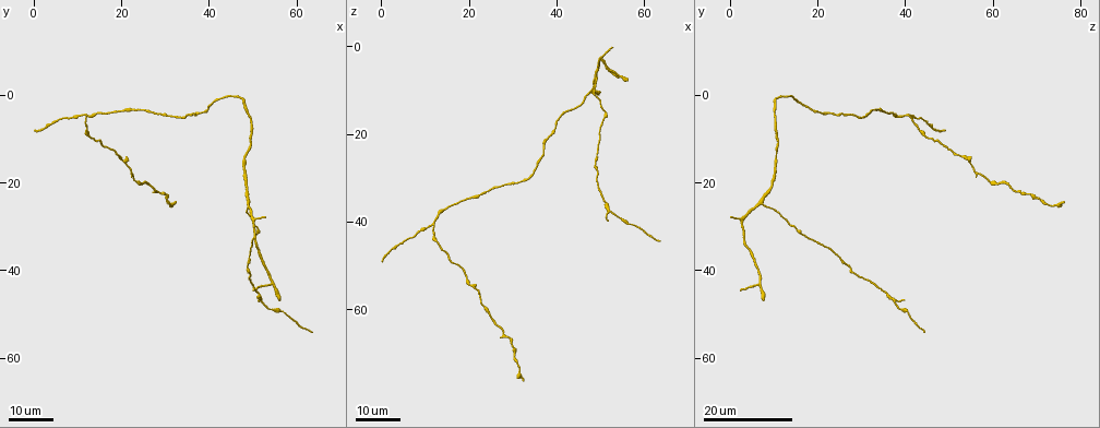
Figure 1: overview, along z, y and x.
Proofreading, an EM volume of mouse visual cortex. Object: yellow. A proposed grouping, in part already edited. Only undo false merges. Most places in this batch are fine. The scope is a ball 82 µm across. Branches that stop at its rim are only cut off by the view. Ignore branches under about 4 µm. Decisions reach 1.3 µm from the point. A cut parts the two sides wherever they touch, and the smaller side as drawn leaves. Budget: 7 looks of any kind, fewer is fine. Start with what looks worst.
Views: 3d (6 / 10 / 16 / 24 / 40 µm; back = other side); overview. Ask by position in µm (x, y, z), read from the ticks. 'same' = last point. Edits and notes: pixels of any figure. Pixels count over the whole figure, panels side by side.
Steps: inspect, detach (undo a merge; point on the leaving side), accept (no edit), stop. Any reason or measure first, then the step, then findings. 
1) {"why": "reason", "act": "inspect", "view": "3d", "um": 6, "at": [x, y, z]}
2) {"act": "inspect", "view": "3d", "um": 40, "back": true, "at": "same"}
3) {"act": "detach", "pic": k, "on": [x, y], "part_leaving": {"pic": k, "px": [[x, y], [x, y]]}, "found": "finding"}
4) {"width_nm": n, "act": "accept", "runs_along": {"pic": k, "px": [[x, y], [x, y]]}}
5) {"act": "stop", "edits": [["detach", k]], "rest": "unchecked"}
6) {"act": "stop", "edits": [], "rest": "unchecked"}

{"act": "inspect", "view": "3d", "um": 24, "at": [49.0, 25.0, 7.0]}

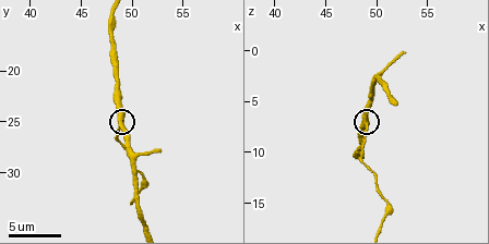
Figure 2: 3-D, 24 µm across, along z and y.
{"act": "inspect", "view": "3d", "um": 6, "at": "same"}

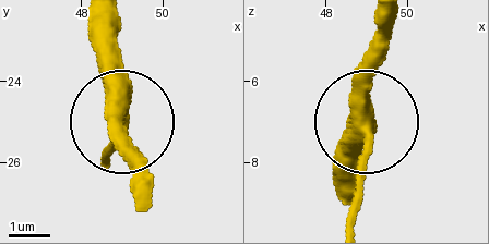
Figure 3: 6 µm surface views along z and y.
{"arms": 3, "act": "accept", "runs_along": {"pic": 3, "px": [[341, 196], [372, 19]]}, "found": "one neuron here"}

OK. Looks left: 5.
{"why": "arms part here", "act": "inspect", "view": "3d", "um": 16, "at": [11.0, 4.5, 40.5]}

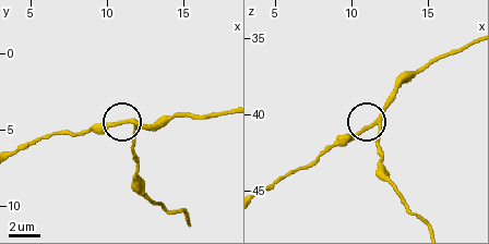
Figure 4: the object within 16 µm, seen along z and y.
{"why": "closer look", "act": "inspect", "view": "3d", "um": 6, "at": [11.6, 4.4, 40.6]}

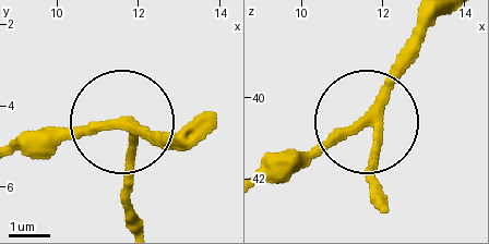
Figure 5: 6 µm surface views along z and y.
{"arms": 3, "act": "accept", "runs_along": {"pic": 5, "px": [[191, 120], [174, 130], [108, 120], [38, 130]]}, "found": "one neuron here"}

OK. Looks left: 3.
{"why": "two arms in line, one across", "act": "inspect", "view": "3d", "um": 24, "at": [51.5, 47.0, 38.0]}

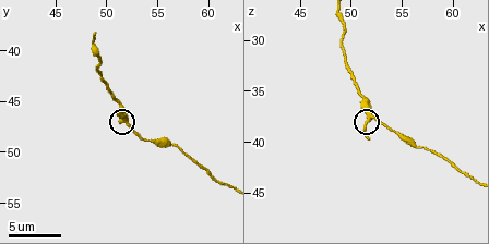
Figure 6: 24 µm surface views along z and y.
{"why": "zoom in", "act": "inspect", "view": "3d", "um": 6, "at": [51.8, 47.0, 37.2]}

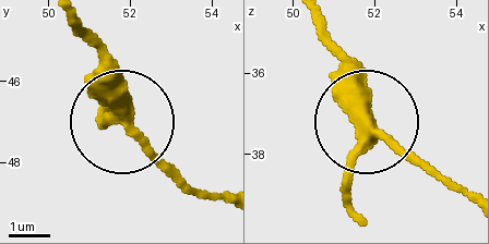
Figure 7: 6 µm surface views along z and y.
{"act": "accept", "runs_along": {"pic": 7, "px": [[314, 20], [353, 113], [442, 182]]}, "found": "continuous, no second neuron"}

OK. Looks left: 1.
{"act": "stop", "edits": [], "rest": "unchecked"}

